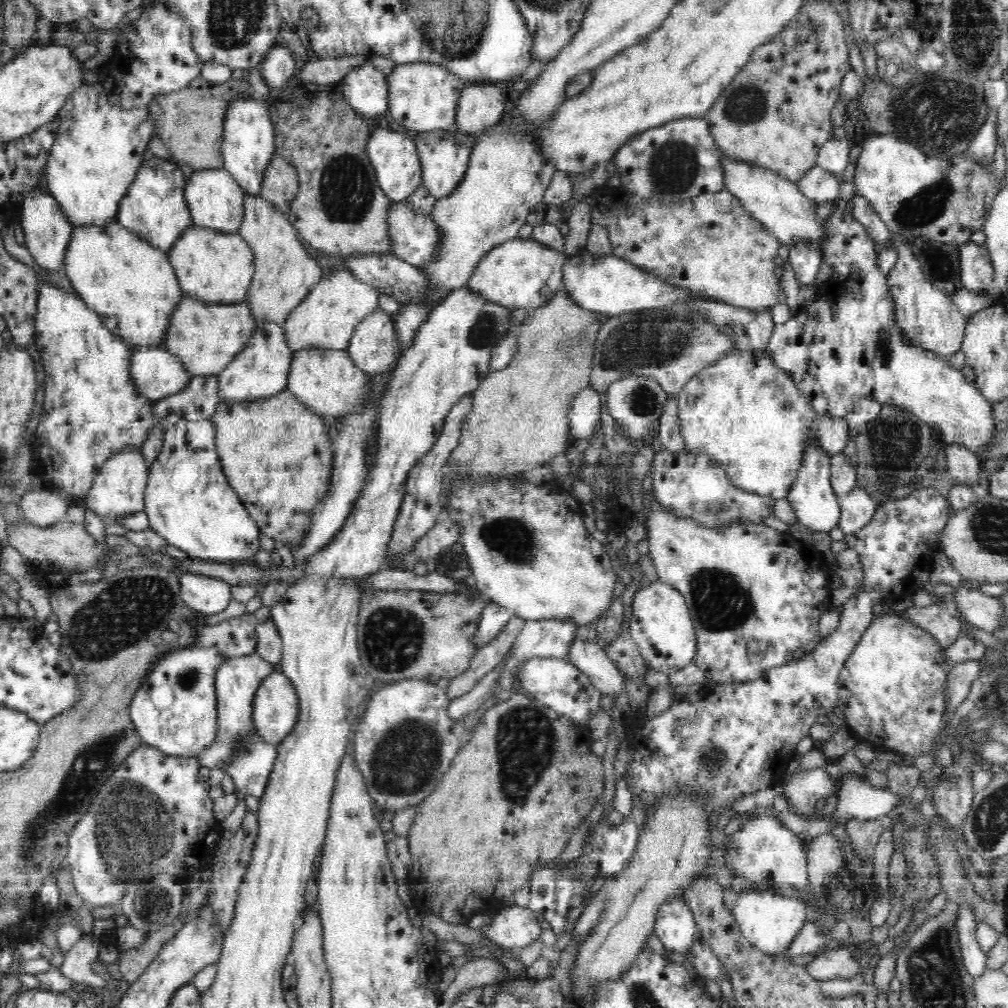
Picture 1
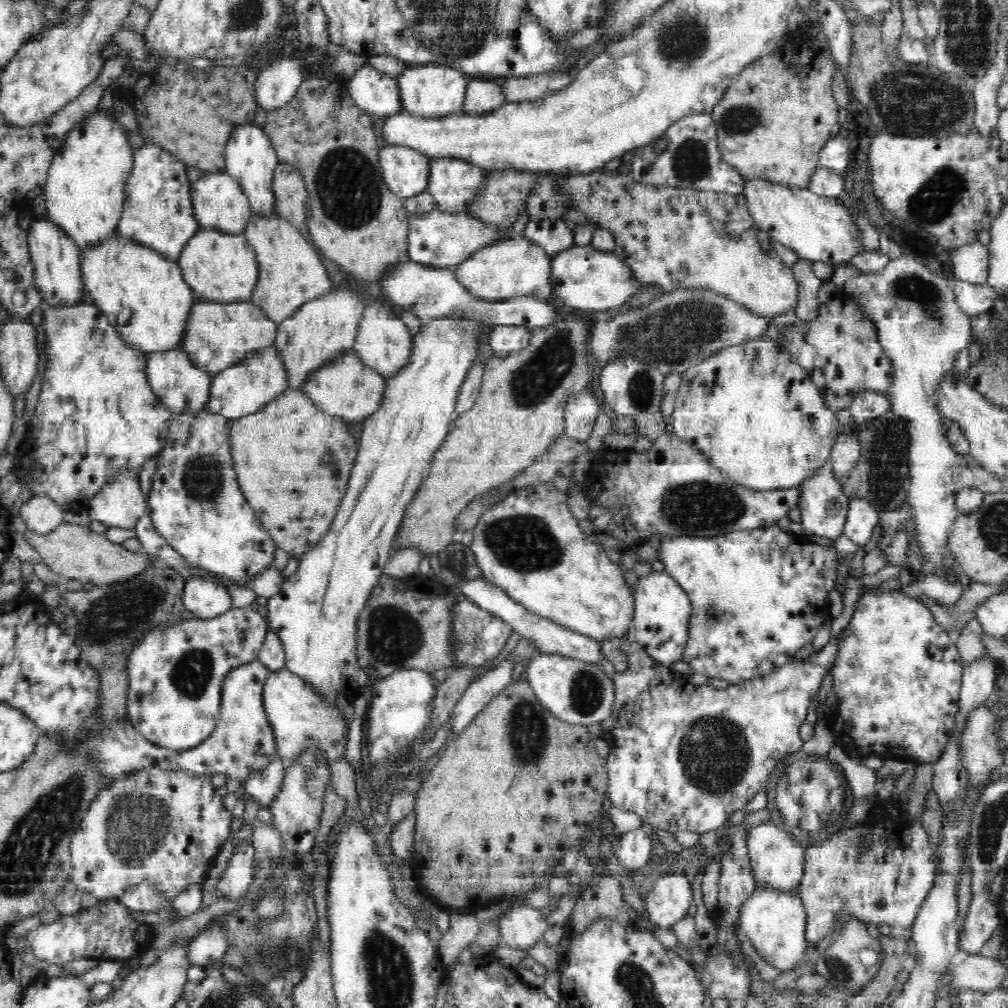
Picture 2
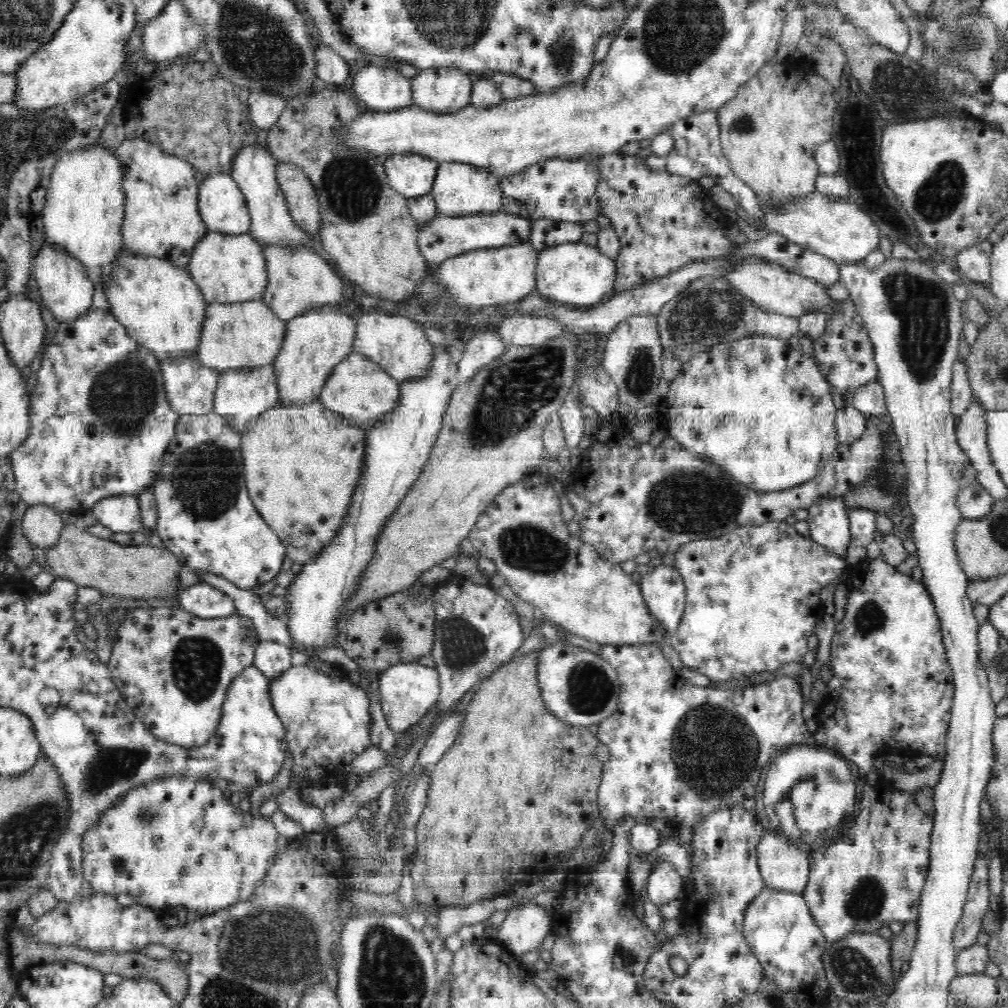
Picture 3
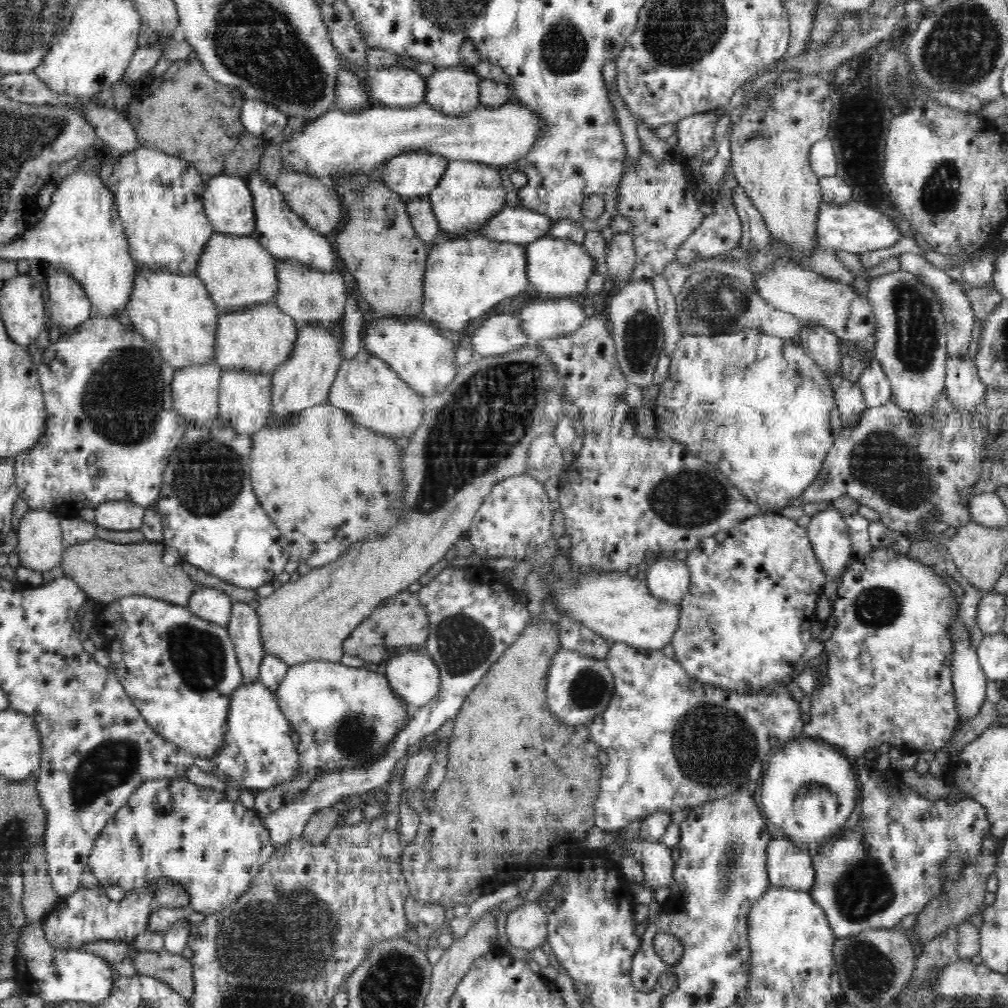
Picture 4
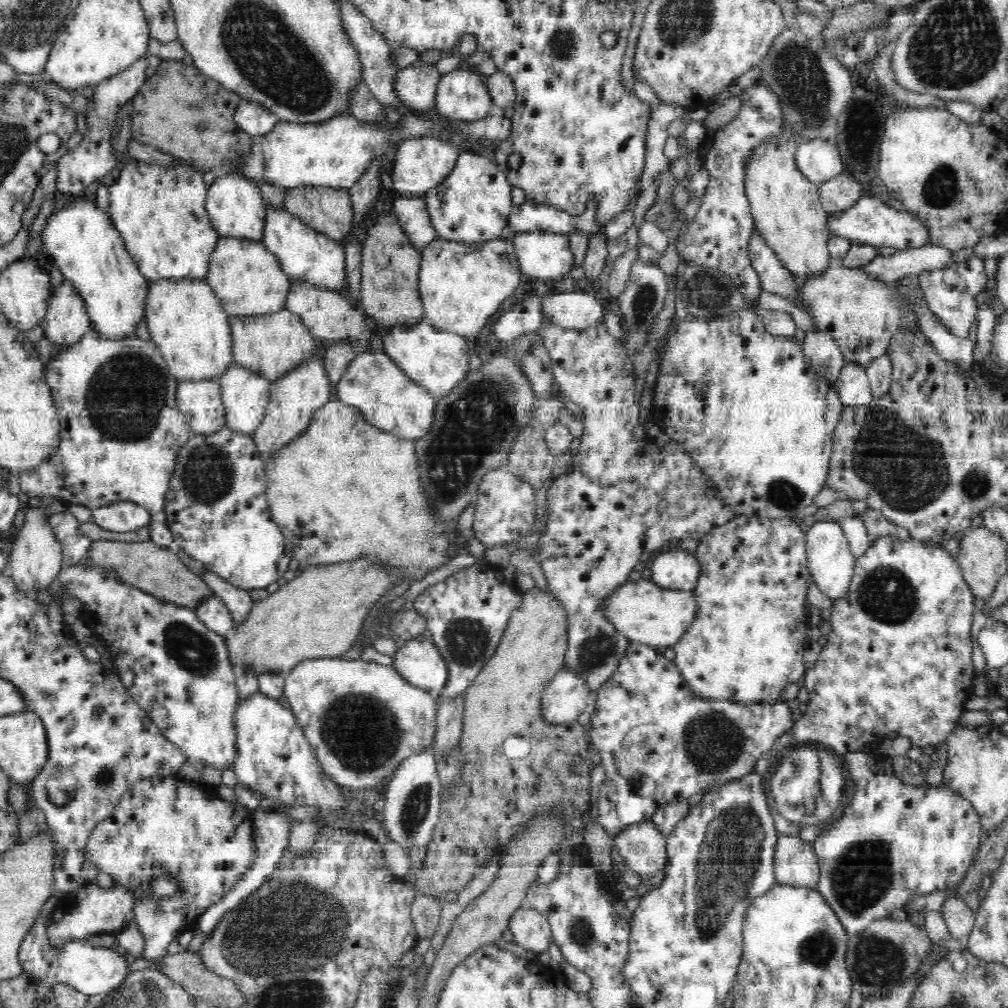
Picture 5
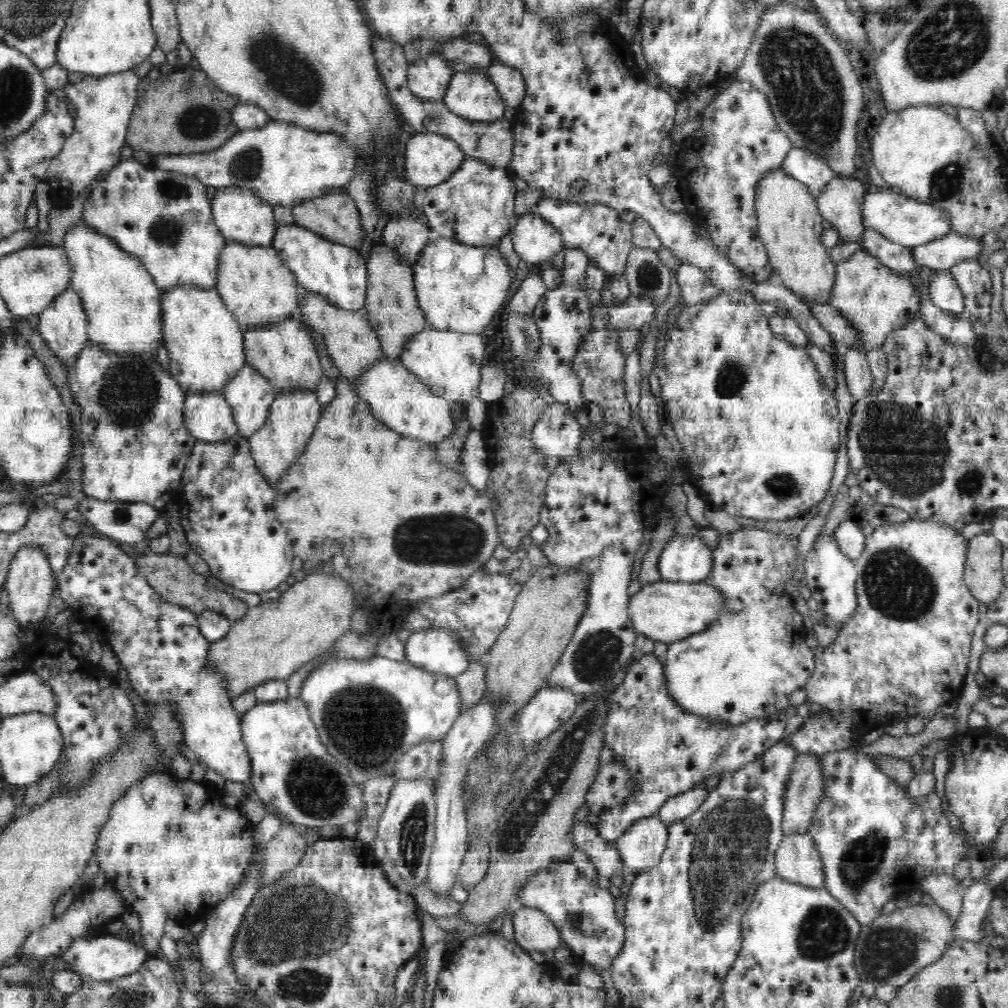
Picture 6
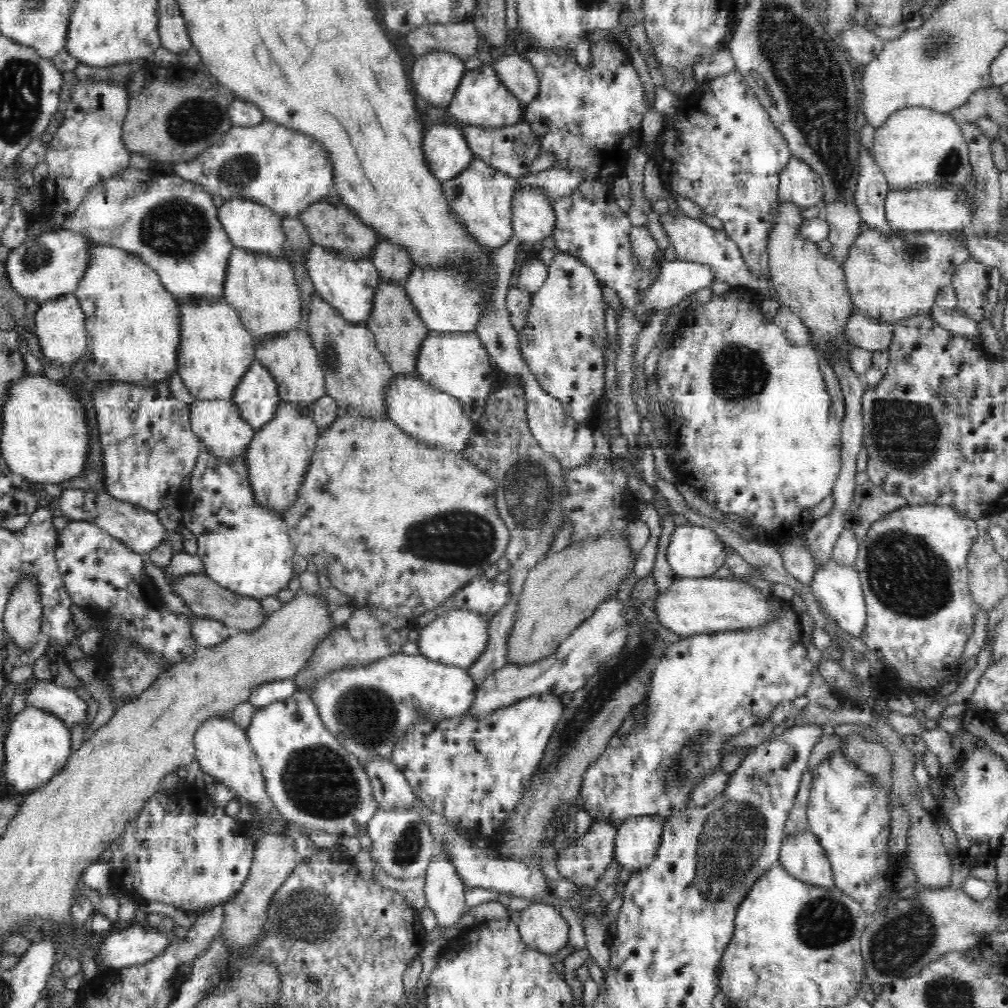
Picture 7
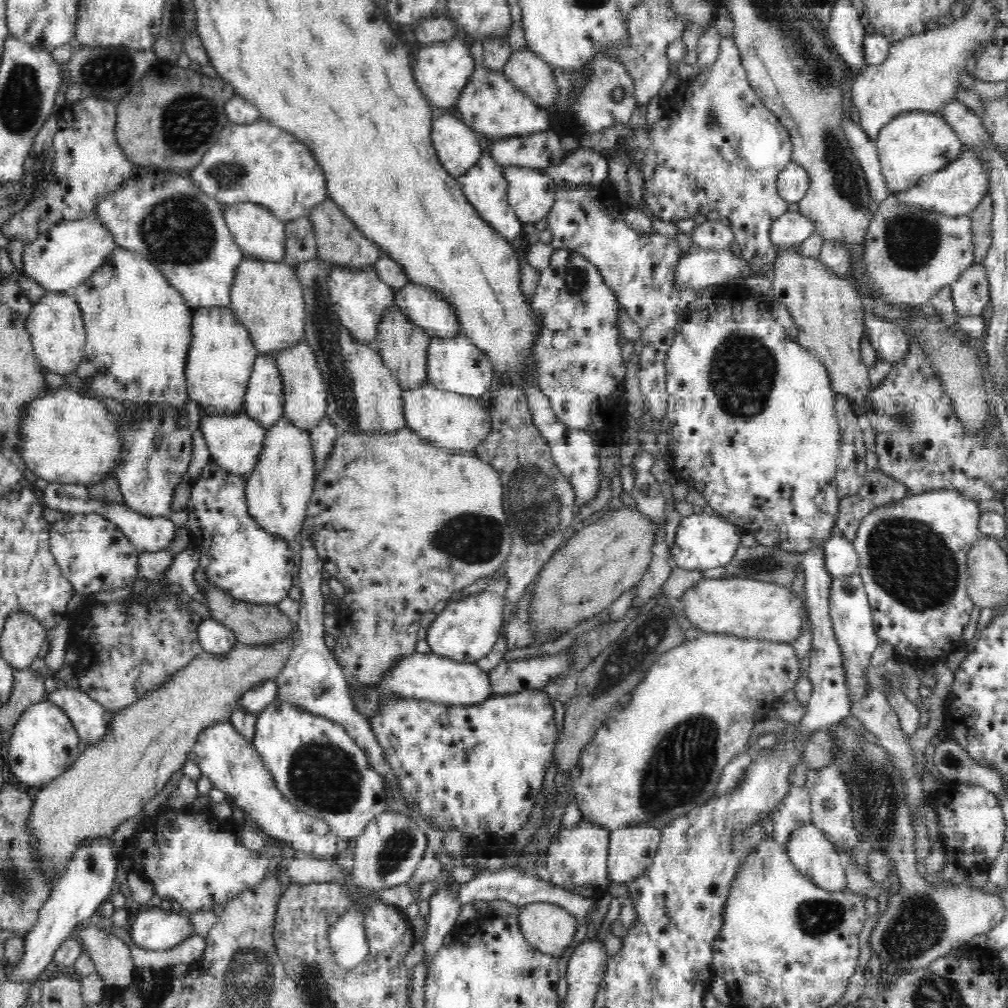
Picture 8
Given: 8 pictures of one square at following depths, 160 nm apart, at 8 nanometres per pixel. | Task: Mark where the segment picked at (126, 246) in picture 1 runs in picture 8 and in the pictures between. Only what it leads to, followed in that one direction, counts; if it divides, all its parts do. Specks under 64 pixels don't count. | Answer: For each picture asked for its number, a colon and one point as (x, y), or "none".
2: (120, 273)
3: (160, 305)
4: (176, 313)
5: (186, 321)
6: (205, 344)
7: (216, 350)
8: (221, 357)

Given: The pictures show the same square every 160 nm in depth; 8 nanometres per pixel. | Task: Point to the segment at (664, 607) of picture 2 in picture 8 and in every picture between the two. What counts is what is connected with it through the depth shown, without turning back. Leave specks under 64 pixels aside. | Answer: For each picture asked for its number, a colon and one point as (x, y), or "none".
3: (663, 589)
4: (669, 579)
5: (672, 570)
6: (685, 558)
7: (693, 552)
8: (703, 541)

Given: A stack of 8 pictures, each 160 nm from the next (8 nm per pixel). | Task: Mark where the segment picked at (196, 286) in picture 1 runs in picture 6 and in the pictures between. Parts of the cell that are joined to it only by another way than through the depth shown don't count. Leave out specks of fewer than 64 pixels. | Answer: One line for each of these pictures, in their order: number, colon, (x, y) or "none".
2: (221, 268)
3: (228, 269)
4: (238, 272)
5: (246, 276)
6: (260, 291)

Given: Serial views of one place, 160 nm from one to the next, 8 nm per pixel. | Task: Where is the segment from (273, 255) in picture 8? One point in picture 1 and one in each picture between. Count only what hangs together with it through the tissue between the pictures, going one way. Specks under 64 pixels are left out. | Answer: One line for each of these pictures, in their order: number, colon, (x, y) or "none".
1: (216, 201)
2: (219, 203)
3: (223, 207)
4: (228, 203)
5: (235, 205)
6: (241, 217)
7: (249, 225)

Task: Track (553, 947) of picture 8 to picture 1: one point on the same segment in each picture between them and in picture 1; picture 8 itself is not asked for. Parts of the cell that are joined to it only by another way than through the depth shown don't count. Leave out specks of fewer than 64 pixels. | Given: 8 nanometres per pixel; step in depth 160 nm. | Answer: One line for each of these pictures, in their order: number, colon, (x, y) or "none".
1: (511, 927)
2: (521, 926)
3: (525, 926)
4: (526, 926)
5: (531, 929)
6: (534, 930)
7: (543, 929)

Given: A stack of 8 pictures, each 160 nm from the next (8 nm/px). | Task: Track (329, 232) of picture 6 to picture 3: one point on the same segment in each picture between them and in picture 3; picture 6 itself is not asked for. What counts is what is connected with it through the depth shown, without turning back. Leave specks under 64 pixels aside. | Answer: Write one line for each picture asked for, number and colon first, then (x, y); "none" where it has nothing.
3: (301, 196)
4: (321, 208)
5: (327, 210)

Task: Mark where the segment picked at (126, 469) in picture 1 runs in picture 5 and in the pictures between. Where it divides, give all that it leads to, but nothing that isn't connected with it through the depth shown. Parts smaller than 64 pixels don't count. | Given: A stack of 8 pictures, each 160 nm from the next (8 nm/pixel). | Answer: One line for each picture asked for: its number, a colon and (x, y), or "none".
2: (121, 503)
3: (122, 513)
4: (115, 515)
5: (117, 517)

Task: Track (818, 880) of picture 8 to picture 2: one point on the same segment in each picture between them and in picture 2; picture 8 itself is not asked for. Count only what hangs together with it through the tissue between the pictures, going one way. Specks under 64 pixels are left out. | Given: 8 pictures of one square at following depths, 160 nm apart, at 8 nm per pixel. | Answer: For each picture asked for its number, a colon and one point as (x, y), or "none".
2: (778, 860)
3: (783, 866)
4: (788, 866)
5: (795, 862)
6: (797, 859)
7: (802, 855)

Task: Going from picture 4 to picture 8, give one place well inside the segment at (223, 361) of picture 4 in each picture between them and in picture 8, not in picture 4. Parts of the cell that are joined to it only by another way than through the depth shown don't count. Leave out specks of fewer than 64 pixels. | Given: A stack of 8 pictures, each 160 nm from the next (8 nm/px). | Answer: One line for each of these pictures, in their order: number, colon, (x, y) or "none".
5: (273, 345)
6: (284, 353)
7: (291, 358)
8: (305, 404)

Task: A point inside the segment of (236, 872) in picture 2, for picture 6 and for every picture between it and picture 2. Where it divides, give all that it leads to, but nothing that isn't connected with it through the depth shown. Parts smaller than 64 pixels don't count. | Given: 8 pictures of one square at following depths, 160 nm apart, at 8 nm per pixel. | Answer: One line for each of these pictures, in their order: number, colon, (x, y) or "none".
3: (192, 847)
4: (213, 847)
5: (161, 824)
6: (169, 850)

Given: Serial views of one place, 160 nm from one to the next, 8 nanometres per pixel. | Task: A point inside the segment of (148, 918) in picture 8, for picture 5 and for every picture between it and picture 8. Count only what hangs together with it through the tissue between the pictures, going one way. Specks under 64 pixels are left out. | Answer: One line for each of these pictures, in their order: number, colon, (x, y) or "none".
5: (90, 968)
6: (107, 958)
7: (135, 946)

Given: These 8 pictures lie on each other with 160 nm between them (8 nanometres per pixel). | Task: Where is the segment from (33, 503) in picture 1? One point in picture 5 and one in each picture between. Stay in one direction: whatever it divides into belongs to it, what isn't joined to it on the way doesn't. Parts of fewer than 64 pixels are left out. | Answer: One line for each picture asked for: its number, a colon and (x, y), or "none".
2: (42, 515)
3: (41, 525)
4: (40, 545)
5: (35, 560)

